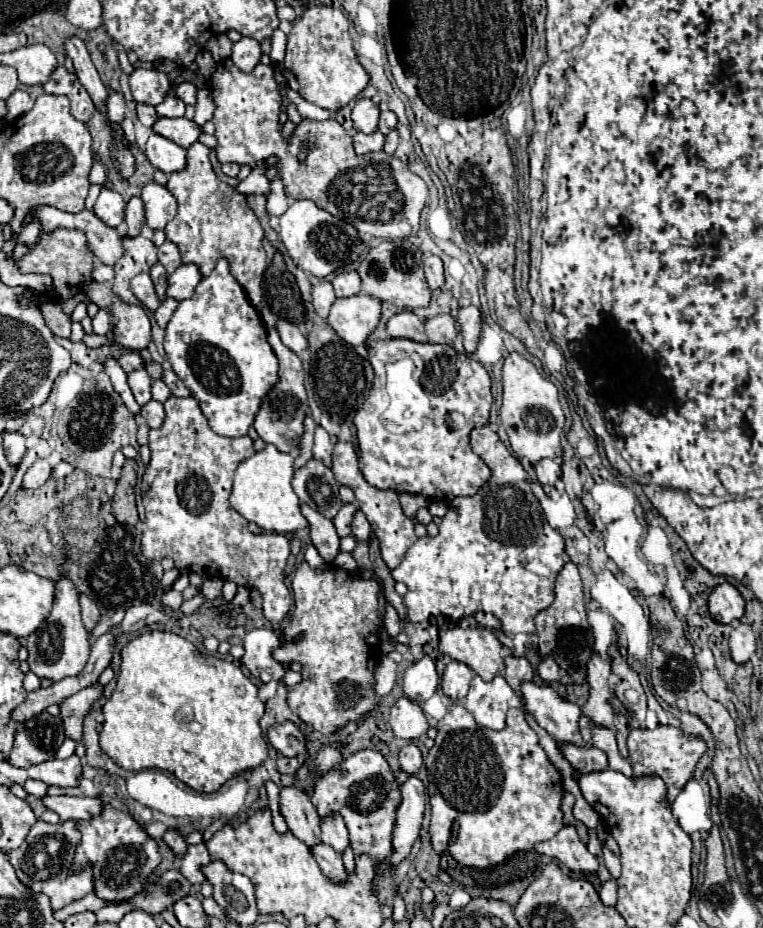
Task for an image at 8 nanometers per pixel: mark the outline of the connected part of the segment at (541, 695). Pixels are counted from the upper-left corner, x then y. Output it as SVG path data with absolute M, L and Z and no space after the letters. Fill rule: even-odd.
M522 682L520 692L524 696L524 710L530 712L556 742L584 744L578 732L578 720L582 714L578 704L560 698L550 686L536 686L534 682Z

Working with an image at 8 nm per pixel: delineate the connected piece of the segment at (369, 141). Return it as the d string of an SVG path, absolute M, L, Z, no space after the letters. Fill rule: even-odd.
M376 130L374 134L358 132L354 136L354 150L356 150L358 156L370 154L370 152L380 152L382 146L384 146L384 134L380 130Z

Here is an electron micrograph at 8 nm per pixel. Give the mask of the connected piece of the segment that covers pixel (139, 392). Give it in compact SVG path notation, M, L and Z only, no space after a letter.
M142 368L142 370L134 370L132 374L128 374L128 384L132 388L132 394L136 398L136 402L140 406L144 406L152 394L150 394L150 386L152 386L152 378L148 376L148 372Z

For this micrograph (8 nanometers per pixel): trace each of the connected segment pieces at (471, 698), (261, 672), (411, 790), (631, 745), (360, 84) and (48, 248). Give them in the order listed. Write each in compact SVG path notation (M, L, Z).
M474 676L464 706L474 714L476 722L482 728L502 730L506 712L514 704L514 690L508 686L504 676L496 676L490 682L484 682L480 676Z
M256 628L246 632L242 646L244 646L242 664L250 670L252 676L260 678L262 682L282 680L284 666L272 658L272 650L280 646L280 640L274 634L274 630Z
M410 774L400 790L402 790L402 804L396 814L394 854L390 856L392 866L398 866L410 854L410 848L420 834L422 814L424 814L424 806L426 806L424 784L418 776Z
M660 724L654 730L632 730L628 736L628 752L634 776L660 776L668 786L668 800L674 802L684 784L692 778L696 762L706 752L706 744L700 738L686 738L680 728Z
M312 6L292 24L292 30L288 32L282 72L288 78L290 88L300 92L300 96L308 102L326 110L340 110L370 82L368 72L356 58L348 26L350 22L340 8Z
M58 228L52 234L40 236L38 244L30 248L22 260L18 260L18 268L22 272L42 272L50 274L54 280L54 292L60 300L66 300L82 290L84 280L90 280L90 272L94 268L94 254L86 248L86 236L80 230L64 230Z

